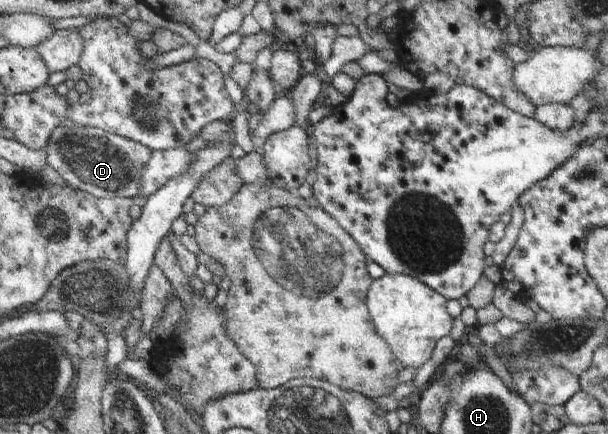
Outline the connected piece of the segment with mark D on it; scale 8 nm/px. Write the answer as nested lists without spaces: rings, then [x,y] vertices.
[[[58,126],[52,134],[51,144],[41,149],[47,156],[59,154],[63,161],[57,161],[57,171],[67,179],[69,185],[85,189],[97,198],[134,198],[140,195],[144,169],[152,160],[152,150],[137,141],[90,126]]]

